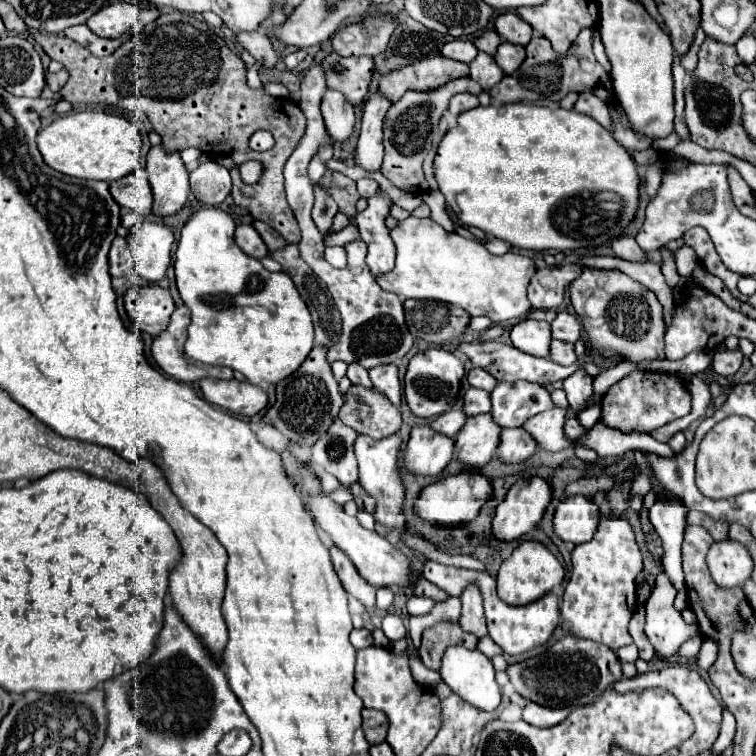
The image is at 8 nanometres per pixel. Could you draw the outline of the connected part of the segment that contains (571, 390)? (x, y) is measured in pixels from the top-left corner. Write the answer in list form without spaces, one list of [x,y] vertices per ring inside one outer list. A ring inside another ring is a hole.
[[[577,370],[575,374],[563,380],[563,390],[567,392],[567,400],[573,410],[585,408],[585,400],[593,394],[591,382],[593,378],[585,370]]]

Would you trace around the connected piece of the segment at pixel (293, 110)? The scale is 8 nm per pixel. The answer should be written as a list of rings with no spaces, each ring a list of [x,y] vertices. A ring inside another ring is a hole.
[[[183,12],[161,14],[155,22],[143,26],[141,34],[133,34],[129,42],[105,58],[95,58],[85,48],[81,56],[81,46],[65,34],[37,32],[35,40],[51,60],[61,62],[71,74],[71,80],[59,92],[63,100],[141,110],[163,138],[167,152],[181,152],[193,146],[205,154],[233,154],[237,168],[233,168],[231,196],[235,204],[249,210],[253,218],[267,222],[287,244],[299,244],[299,226],[285,200],[283,166],[303,136],[305,116],[295,102],[285,98],[279,102],[265,90],[249,88],[243,60],[201,18]],[[259,128],[269,130],[275,138],[275,146],[267,152],[253,152],[247,146],[249,136]],[[247,160],[263,164],[263,174],[255,184],[245,184],[239,176],[239,166]]]

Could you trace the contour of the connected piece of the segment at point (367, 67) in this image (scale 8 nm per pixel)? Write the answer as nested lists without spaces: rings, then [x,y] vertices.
[[[331,52],[321,60],[321,66],[323,66],[325,82],[329,90],[339,90],[353,106],[365,102],[369,94],[369,84],[375,72],[373,58],[367,58],[367,56],[343,58]]]

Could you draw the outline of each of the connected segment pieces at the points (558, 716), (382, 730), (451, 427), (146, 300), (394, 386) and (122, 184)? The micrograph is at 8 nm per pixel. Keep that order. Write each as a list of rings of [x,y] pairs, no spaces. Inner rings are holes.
[[[529,702],[523,708],[523,720],[527,720],[531,726],[537,726],[537,728],[549,728],[549,726],[559,724],[569,712],[571,712],[571,708],[569,710],[567,708],[555,710],[555,708],[545,708],[535,702]]]
[[[363,710],[363,732],[369,744],[381,744],[387,736],[389,718],[381,710]]]
[[[449,410],[449,412],[445,412],[443,416],[439,416],[437,420],[433,420],[429,426],[431,426],[435,432],[447,434],[449,438],[453,438],[453,436],[461,430],[461,426],[465,424],[465,420],[467,420],[467,416],[465,416],[461,410]]]
[[[137,286],[127,292],[125,308],[139,330],[157,336],[167,328],[175,306],[169,290],[161,286]]]
[[[395,364],[387,366],[375,366],[375,370],[369,370],[369,378],[377,390],[387,394],[387,398],[399,406],[401,402],[401,382],[399,382],[399,370]]]
[[[143,166],[135,168],[131,174],[127,174],[127,178],[119,178],[119,182],[109,182],[109,192],[119,206],[129,208],[139,216],[151,214],[153,196]]]

